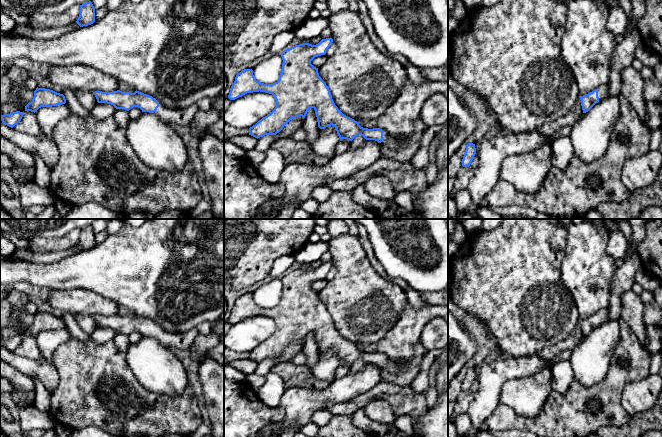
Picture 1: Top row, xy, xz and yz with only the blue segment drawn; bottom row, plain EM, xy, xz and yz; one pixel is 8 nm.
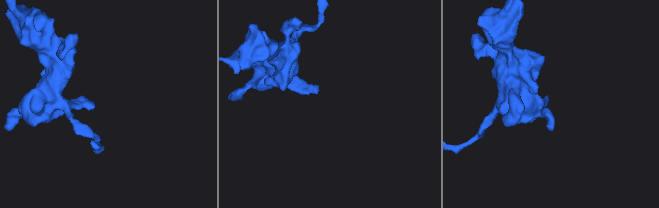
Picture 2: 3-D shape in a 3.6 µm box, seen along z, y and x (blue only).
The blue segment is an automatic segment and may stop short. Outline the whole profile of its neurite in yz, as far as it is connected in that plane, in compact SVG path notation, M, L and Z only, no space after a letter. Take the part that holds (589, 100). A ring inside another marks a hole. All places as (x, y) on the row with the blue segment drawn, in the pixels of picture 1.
M607 84L599 86L592 92L580 97L583 113L588 112L596 103L609 97L609 87Z

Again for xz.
M326 38L316 45L303 43L284 50L281 53L283 60L281 73L278 81L273 84L264 84L257 81L252 69L244 69L236 75L228 95L230 100L235 100L247 93L259 91L272 94L276 100L274 110L250 127L249 135L257 139L265 135L276 135L291 119L299 116L302 116L304 119L308 110L313 108L317 117L318 127L325 129L328 126L334 126L340 140L347 139L352 141L356 136L361 135L366 140L375 140L380 144L381 157L400 162L411 161L420 146L421 136L425 128L420 117L415 122L414 132L411 137L407 139L394 139L380 128L368 129L361 127L359 122L344 115L335 105L329 87L319 76L318 68L311 64L315 57L326 54L332 42L332 38Z

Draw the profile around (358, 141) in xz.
M358 135L351 141L349 149L358 149L365 144L365 141L363 136Z

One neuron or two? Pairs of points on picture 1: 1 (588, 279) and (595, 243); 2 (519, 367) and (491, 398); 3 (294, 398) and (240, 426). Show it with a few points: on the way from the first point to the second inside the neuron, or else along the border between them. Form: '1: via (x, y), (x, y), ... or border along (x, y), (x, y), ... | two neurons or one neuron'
1: via (588, 270), (588, 252) | one neuron
2: via (509, 369), (491, 388) | one neuron
3: border along (280, 408), (282, 419), (265, 426) | two neurons

